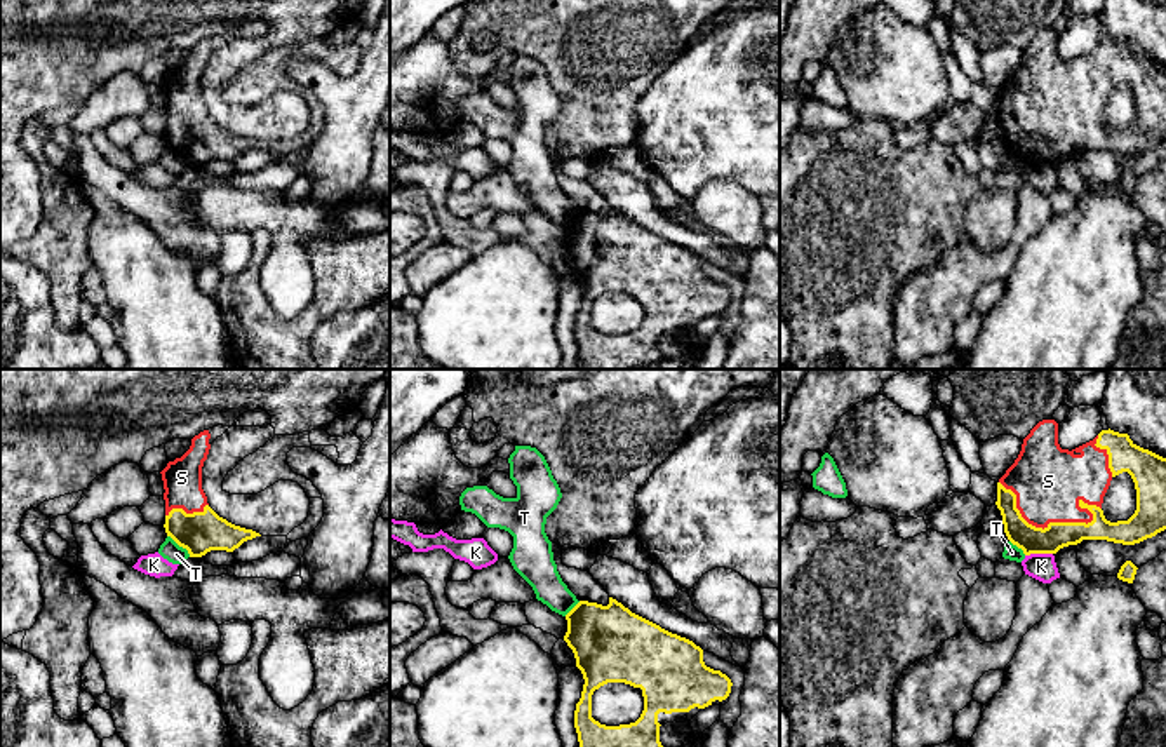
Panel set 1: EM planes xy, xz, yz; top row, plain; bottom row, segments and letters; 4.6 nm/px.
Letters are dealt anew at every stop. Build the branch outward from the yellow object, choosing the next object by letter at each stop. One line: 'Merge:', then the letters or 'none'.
Merge: S

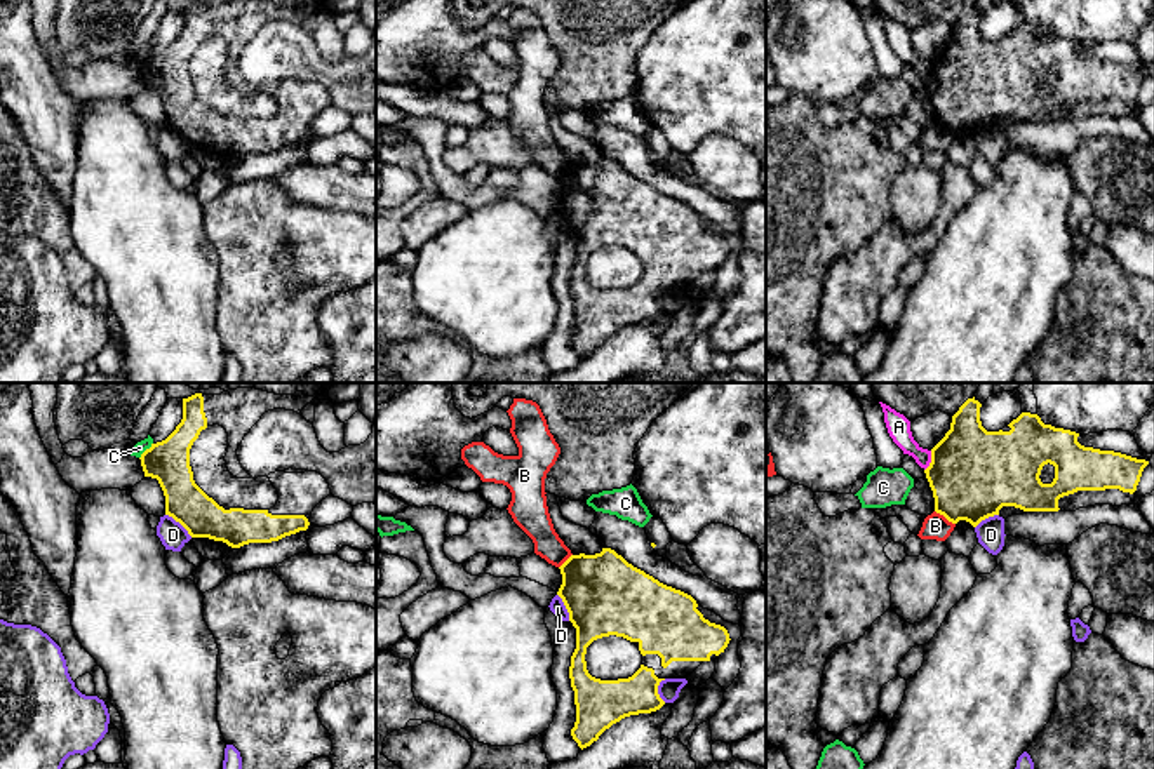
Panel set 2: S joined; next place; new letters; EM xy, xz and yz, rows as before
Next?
Merge: none

